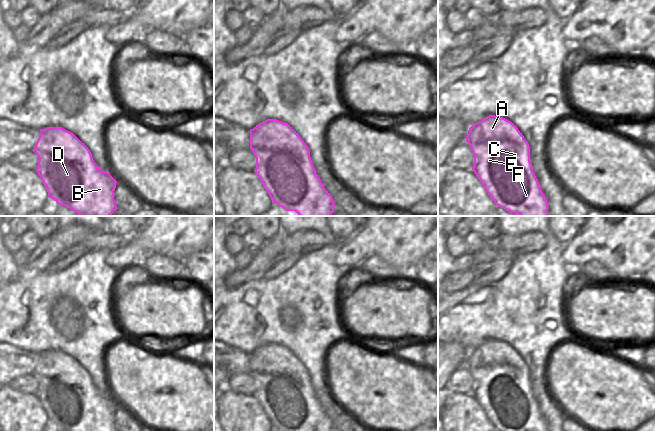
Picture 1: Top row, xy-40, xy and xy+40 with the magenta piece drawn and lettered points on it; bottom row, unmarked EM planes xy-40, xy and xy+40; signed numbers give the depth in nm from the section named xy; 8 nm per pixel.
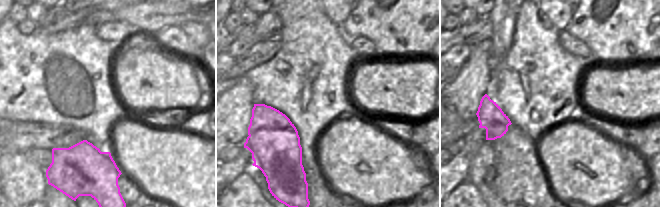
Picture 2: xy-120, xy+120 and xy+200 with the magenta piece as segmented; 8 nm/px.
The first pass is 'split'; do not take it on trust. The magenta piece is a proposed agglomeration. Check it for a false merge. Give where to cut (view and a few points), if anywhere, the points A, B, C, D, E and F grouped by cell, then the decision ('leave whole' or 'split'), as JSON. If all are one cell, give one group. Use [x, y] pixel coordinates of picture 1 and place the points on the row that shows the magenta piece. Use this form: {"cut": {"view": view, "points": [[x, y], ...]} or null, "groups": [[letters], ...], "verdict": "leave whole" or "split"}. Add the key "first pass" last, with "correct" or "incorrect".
{"cut": null, "groups": [["A", "B", "C", "D", "E", "F"]], "verdict": "leave whole", "first pass": "incorrect"}

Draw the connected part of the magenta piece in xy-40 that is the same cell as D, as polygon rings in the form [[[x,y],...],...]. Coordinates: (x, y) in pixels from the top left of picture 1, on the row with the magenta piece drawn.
[[[61,127],[40,129],[40,136],[32,150],[38,156],[36,172],[48,197],[79,216],[111,216],[118,208],[114,200],[117,181],[109,171],[102,172],[88,147],[73,133]]]

